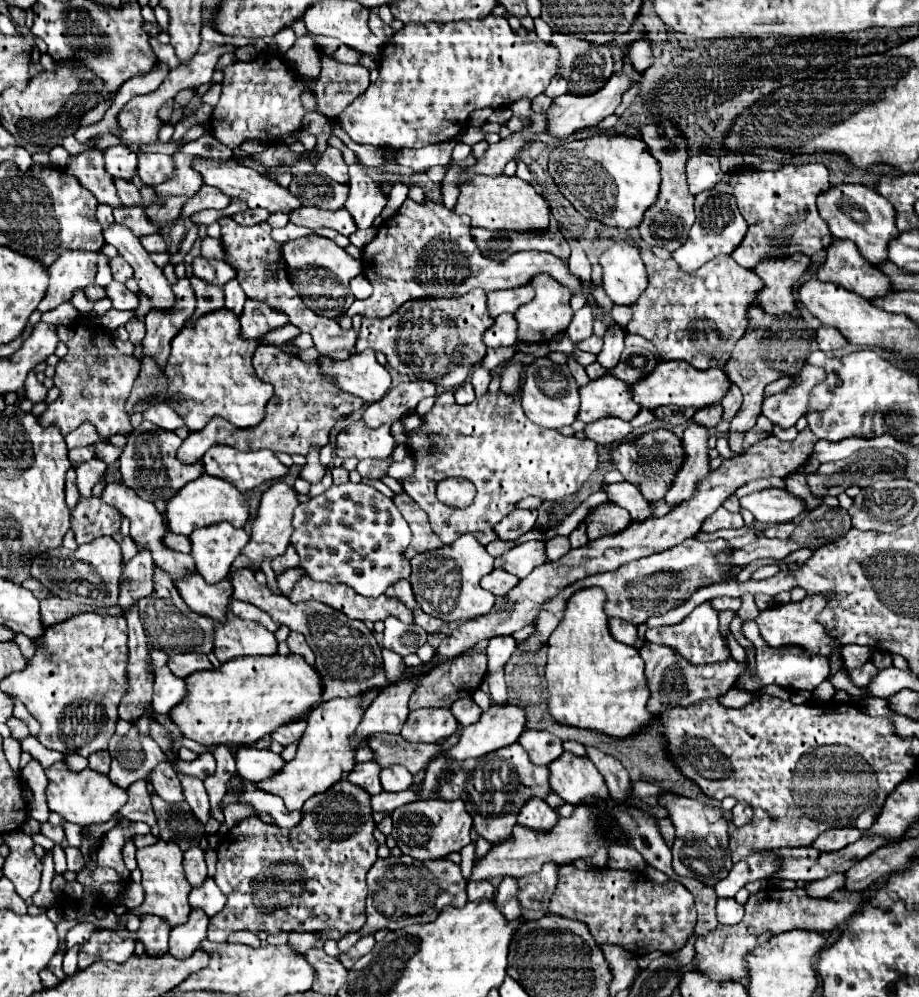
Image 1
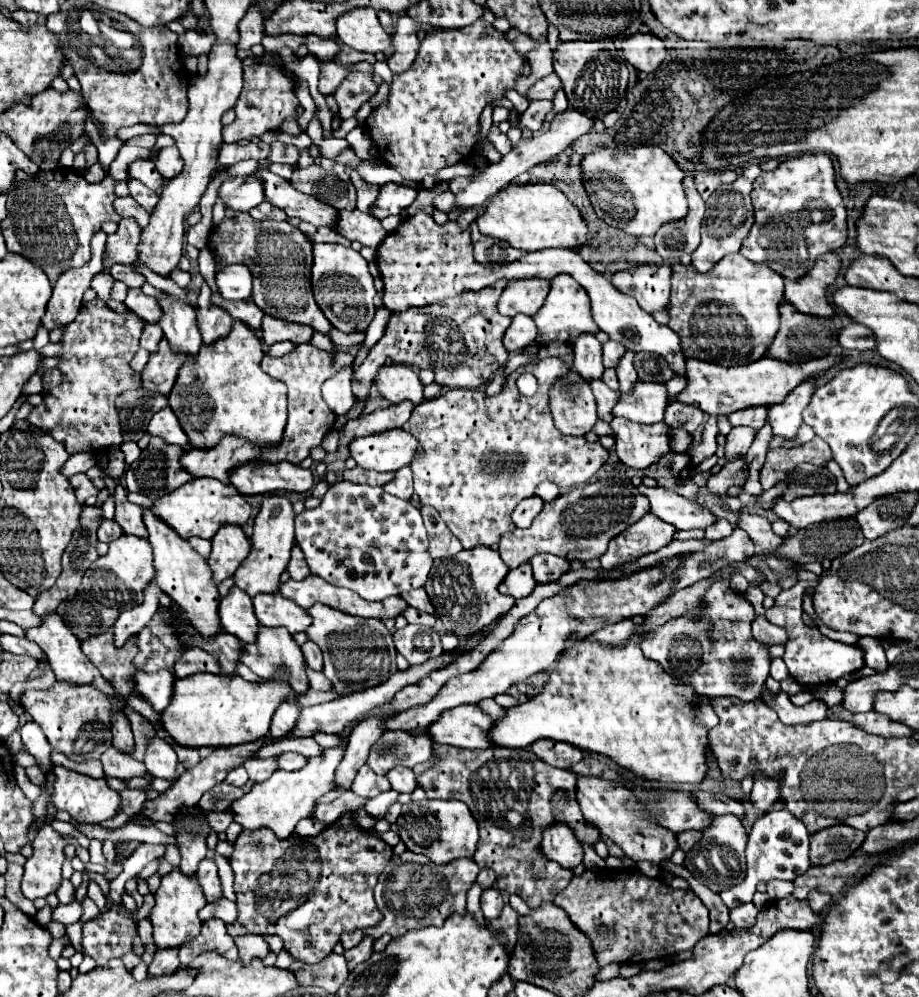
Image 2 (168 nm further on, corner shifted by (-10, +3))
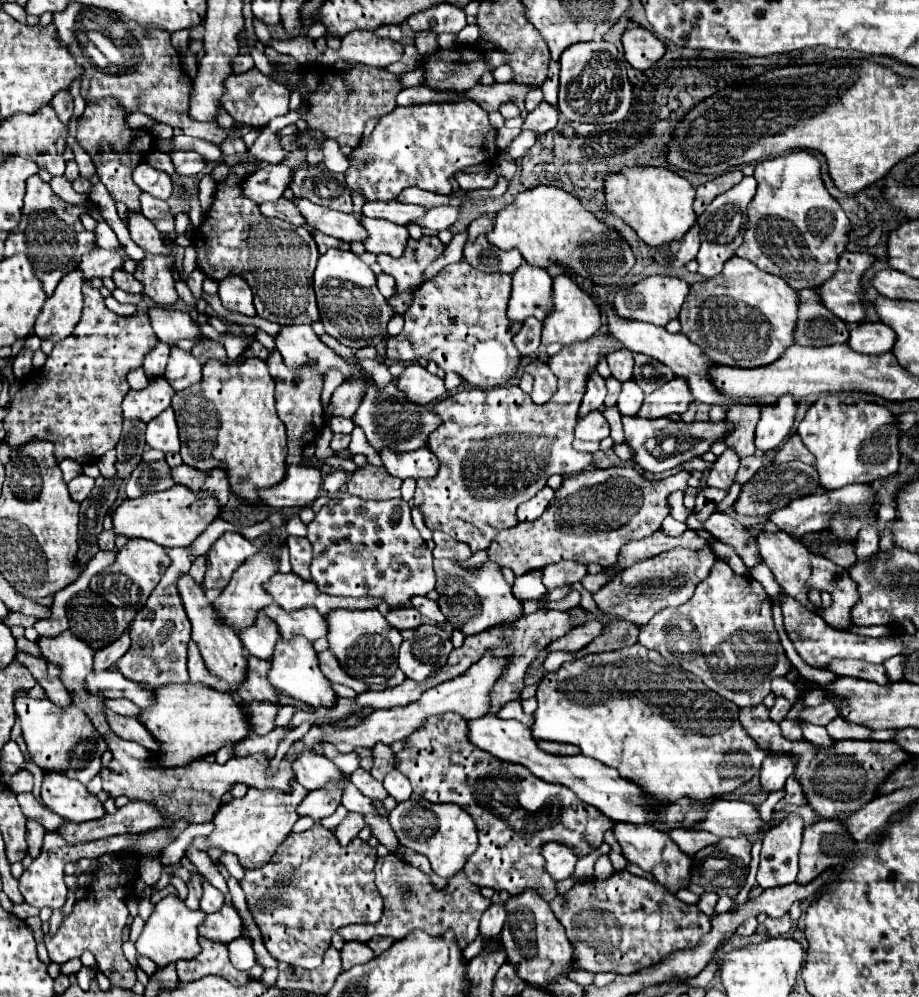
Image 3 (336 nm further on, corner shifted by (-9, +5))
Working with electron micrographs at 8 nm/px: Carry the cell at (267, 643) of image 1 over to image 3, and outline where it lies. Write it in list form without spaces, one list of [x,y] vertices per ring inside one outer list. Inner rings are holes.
[[[295,637],[289,641],[279,641],[271,659],[271,673],[269,673],[269,681],[283,691],[285,695],[305,701],[313,707],[335,707],[337,705],[337,695],[331,687],[331,683],[327,681],[327,677],[321,673],[319,669],[319,659],[317,659],[317,651],[313,649],[313,645],[305,639],[305,637]]]

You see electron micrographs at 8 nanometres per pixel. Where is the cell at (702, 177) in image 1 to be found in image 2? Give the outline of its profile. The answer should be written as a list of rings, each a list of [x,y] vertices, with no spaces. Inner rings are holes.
[[[698,171],[694,175],[694,181],[702,199],[708,199],[710,193],[718,189],[718,185],[732,183],[736,177],[738,177],[736,171]]]

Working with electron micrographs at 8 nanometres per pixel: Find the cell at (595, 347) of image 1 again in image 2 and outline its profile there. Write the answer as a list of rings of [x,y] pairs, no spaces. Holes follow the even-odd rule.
[[[606,341],[604,345],[604,367],[616,367],[618,359],[624,355],[624,347],[622,343],[616,343],[616,341]]]

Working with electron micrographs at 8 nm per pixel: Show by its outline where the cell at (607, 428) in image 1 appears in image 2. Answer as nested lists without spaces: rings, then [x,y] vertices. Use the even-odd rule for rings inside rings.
[[[614,417],[610,427],[616,437],[618,457],[628,467],[648,467],[652,463],[658,463],[660,455],[670,451],[666,423],[642,425],[622,417]]]

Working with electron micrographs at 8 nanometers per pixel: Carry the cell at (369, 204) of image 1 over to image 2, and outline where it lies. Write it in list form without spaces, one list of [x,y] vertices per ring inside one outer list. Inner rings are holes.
[[[384,183],[384,185],[380,185],[378,199],[374,201],[374,205],[370,209],[372,209],[372,215],[382,221],[388,215],[398,215],[400,209],[410,207],[414,203],[414,199],[416,199],[414,189],[402,187],[398,183]]]

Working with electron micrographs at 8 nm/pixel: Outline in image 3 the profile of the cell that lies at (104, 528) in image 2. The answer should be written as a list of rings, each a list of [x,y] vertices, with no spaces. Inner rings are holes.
[[[103,531],[97,537],[97,545],[101,551],[113,551],[115,549],[115,533],[113,531]]]

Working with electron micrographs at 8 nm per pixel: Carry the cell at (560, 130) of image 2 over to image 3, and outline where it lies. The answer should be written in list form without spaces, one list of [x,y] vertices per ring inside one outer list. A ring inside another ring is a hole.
[[[435,207],[435,209],[427,211],[425,217],[411,221],[411,223],[419,225],[431,233],[439,233],[443,229],[449,229],[455,223],[457,215],[459,215],[459,207]]]

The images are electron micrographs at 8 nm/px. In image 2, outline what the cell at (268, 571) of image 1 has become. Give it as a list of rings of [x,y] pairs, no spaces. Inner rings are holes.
[[[256,595],[252,599],[256,619],[260,619],[262,625],[268,627],[286,627],[290,633],[306,631],[310,625],[308,613],[292,603],[290,599],[284,599],[282,595]]]

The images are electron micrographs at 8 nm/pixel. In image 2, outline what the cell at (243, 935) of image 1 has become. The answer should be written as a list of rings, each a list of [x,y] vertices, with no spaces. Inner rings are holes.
[[[246,934],[234,937],[237,945],[240,959],[248,963],[252,957],[264,957],[269,953],[269,947],[264,936],[255,934]]]

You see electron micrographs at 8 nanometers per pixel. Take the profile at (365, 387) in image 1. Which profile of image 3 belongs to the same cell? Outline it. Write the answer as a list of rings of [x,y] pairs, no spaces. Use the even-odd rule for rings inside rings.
[[[411,363],[405,369],[397,387],[403,393],[407,393],[409,401],[413,401],[417,405],[431,405],[447,393],[447,389],[443,385],[443,379],[439,375],[429,373],[419,363]]]

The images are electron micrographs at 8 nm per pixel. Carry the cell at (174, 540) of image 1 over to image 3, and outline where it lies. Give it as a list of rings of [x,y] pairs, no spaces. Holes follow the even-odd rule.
[[[199,557],[195,563],[193,563],[193,567],[191,567],[191,571],[189,571],[189,575],[195,579],[195,583],[197,585],[201,585],[203,583],[203,575],[205,575],[205,565],[207,565],[207,561],[205,561],[205,557]]]

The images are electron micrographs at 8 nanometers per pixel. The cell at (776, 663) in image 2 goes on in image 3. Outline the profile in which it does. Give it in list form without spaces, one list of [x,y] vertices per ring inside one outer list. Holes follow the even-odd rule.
[[[775,679],[773,685],[771,685],[771,691],[775,693],[775,697],[785,697],[785,699],[789,699],[791,703],[795,703],[797,697],[799,697],[795,685],[793,685],[791,681],[787,681],[787,679]]]

